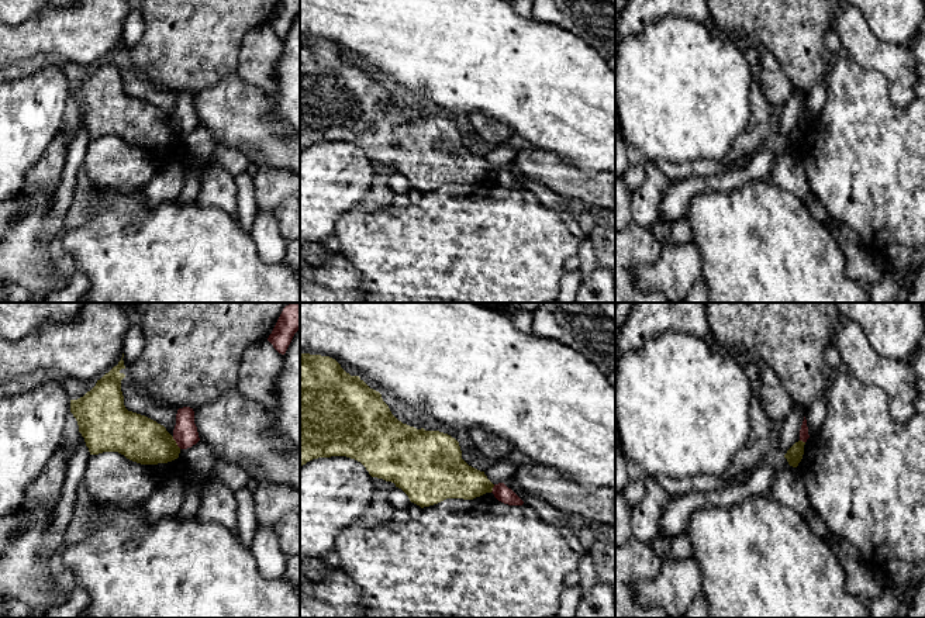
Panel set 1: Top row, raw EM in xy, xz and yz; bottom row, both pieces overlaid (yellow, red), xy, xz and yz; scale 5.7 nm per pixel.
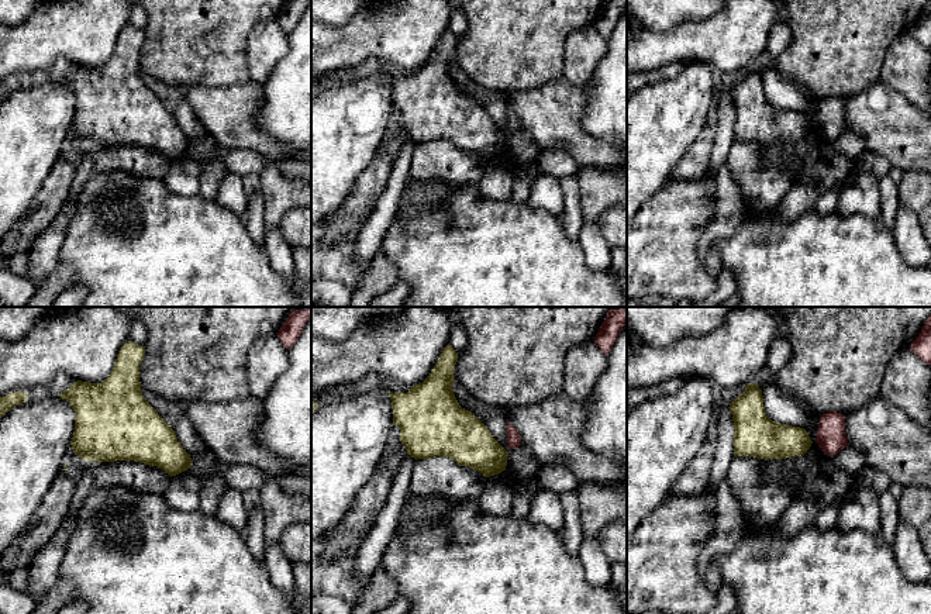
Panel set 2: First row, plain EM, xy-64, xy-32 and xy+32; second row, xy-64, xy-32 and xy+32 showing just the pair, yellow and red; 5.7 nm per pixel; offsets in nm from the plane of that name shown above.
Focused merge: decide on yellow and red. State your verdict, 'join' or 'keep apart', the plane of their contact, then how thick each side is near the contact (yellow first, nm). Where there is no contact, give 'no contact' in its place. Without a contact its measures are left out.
keep apart; contact in xy; calibres 260 and 140 nm

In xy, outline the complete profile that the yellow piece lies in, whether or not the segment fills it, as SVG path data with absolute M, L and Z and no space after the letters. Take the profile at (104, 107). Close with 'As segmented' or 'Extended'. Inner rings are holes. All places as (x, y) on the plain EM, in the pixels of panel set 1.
M122 42L90 76L70 84L70 97L90 139L118 137L141 149L177 144L180 132L163 110L125 93L121 53L125 53Z. As segmented

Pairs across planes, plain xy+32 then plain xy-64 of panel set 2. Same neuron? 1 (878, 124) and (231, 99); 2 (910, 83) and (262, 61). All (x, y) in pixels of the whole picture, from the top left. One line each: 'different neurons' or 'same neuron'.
1: same neuron
2: same neuron

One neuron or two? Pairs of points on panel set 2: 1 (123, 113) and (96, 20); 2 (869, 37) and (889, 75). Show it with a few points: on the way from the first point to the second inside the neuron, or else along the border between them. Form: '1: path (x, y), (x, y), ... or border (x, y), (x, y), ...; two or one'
1: border (121, 31), (113, 55), (100, 66), (75, 64); two
2: border (899, 34), (888, 48), (879, 79); two

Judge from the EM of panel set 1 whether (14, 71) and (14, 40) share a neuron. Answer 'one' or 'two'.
two

